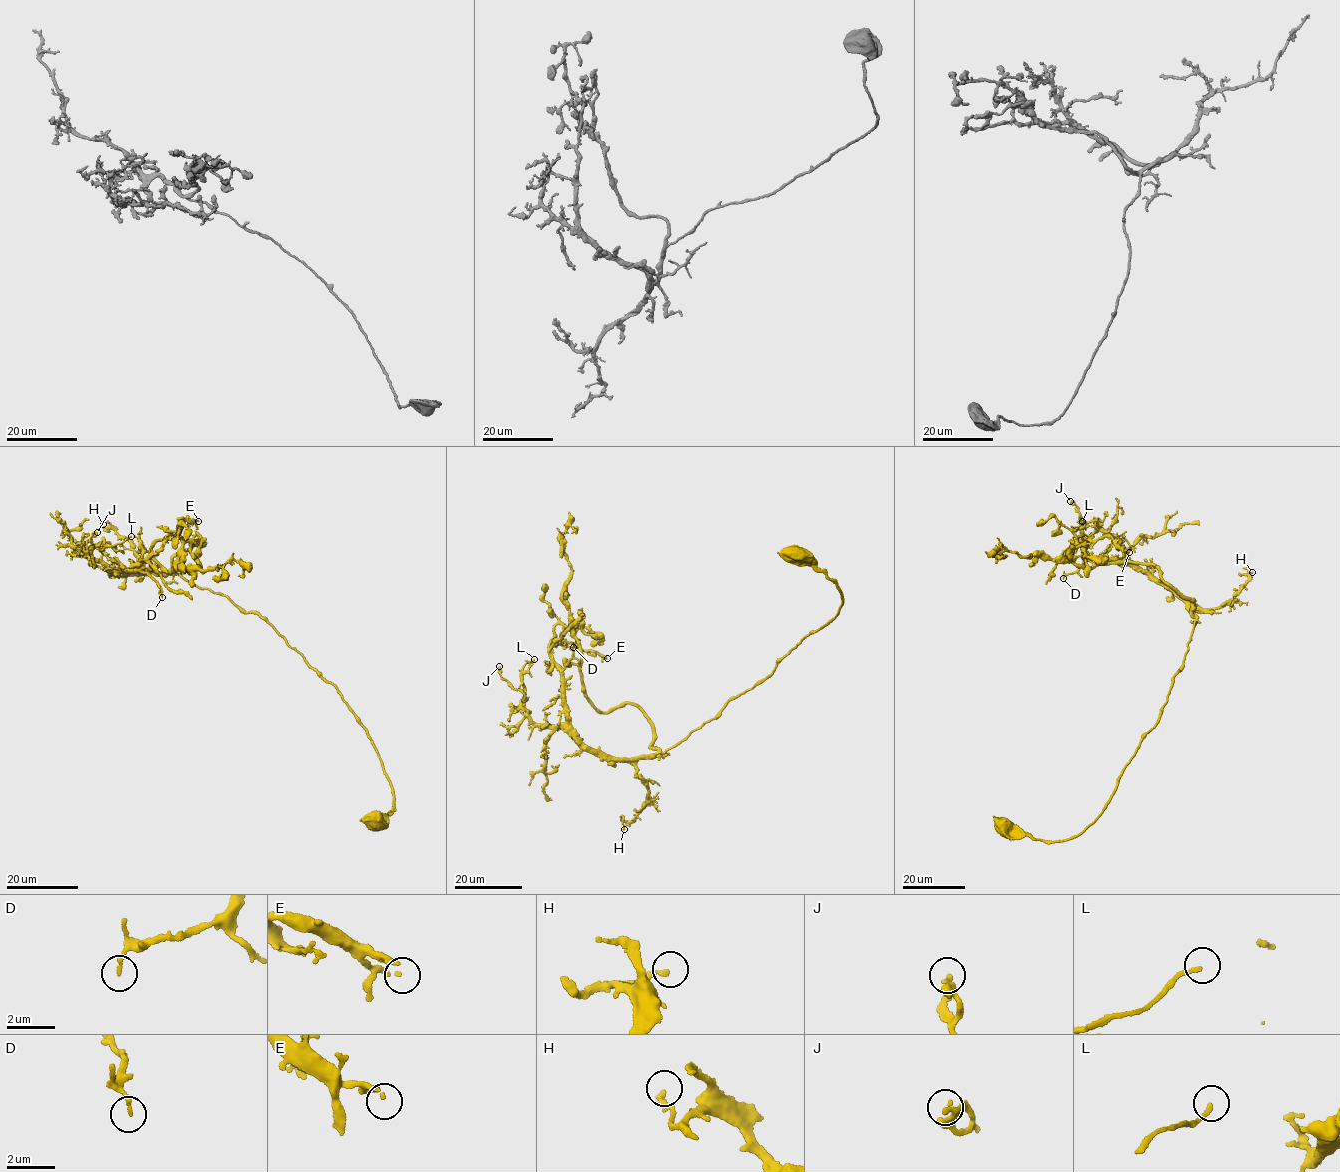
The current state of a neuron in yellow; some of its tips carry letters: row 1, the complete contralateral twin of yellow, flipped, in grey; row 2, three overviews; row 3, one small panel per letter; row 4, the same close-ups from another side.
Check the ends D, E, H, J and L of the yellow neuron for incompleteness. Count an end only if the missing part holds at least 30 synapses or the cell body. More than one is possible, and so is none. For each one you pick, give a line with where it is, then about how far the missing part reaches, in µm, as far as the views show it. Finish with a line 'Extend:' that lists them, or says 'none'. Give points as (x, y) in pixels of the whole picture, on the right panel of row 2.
Extend: none

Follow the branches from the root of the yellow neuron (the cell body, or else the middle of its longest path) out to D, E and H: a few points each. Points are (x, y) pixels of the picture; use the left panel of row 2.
D: (374, 821), (393, 806), (391, 786), (337, 688), (225, 596), (176, 573), (113, 572), (146, 573), (162, 597)
E: (374, 821), (393, 794), (367, 728), (277, 630), (176, 573), (113, 572), (134, 572), (182, 520), (198, 521)
H: (374, 821), (393, 806), (391, 786), (337, 688), (255, 613), (176, 573), (141, 574), (130, 542), (103, 524)

